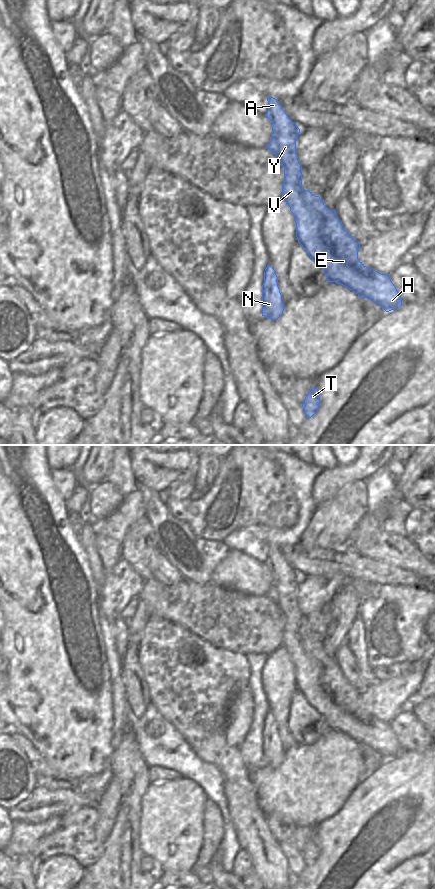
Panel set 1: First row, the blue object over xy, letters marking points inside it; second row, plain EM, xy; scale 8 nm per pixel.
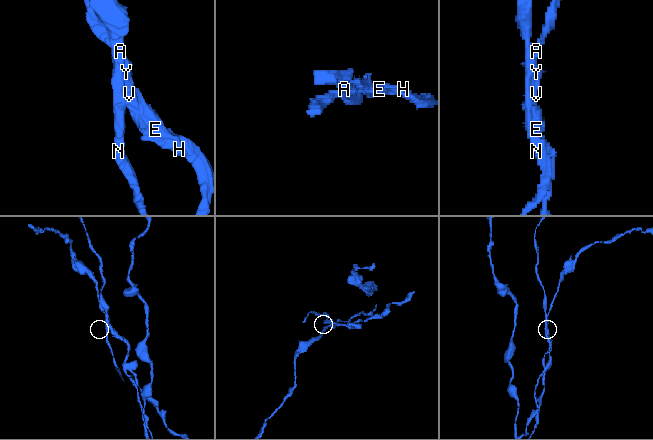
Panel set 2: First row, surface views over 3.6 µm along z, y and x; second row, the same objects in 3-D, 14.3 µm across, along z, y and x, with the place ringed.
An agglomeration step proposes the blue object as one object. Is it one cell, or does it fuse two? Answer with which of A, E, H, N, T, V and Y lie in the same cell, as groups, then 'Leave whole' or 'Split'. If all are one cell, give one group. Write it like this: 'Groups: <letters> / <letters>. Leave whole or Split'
Groups: A E H V Y / N T. Split

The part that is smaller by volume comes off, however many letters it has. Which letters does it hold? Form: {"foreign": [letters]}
{"foreign": ["N", "T"]}

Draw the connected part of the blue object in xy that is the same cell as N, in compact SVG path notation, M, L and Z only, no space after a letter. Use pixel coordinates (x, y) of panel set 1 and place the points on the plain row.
M269 712L264 719L262 733L262 764L277 768L284 759L282 743L278 735L276 719Z

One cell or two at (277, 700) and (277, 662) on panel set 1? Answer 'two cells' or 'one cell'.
one cell

